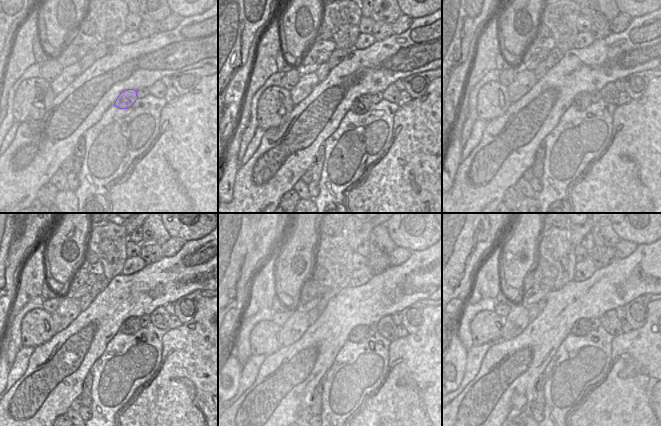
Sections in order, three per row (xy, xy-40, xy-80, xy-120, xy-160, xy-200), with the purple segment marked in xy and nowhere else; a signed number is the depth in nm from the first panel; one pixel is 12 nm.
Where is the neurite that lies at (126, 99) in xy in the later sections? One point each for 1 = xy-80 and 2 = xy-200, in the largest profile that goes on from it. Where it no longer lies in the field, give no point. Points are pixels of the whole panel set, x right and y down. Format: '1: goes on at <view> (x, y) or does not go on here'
1: goes on at xy-80 (583, 106)
2: goes on at xy-200 (583, 326)

